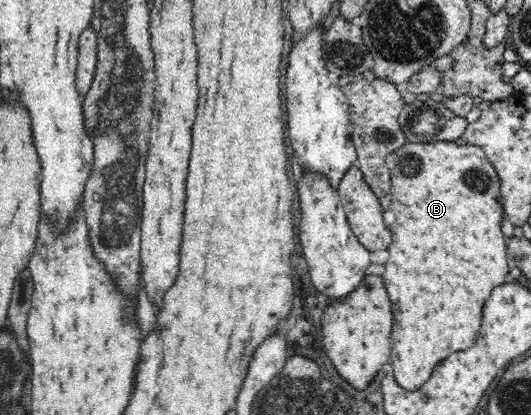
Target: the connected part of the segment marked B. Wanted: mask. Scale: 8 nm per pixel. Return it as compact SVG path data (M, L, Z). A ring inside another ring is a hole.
M454 141L429 143L407 142L386 159L391 175L393 201L401 205L393 209L395 223L391 225L393 241L389 261L385 263L383 283L387 287L393 309L393 349L391 365L394 377L403 390L414 392L430 378L435 365L459 349L469 349L481 327L481 311L491 291L505 283L509 263L505 255L502 232L504 209L501 201L501 181L497 171L478 145ZM409 161L417 163L417 171L409 171Z

